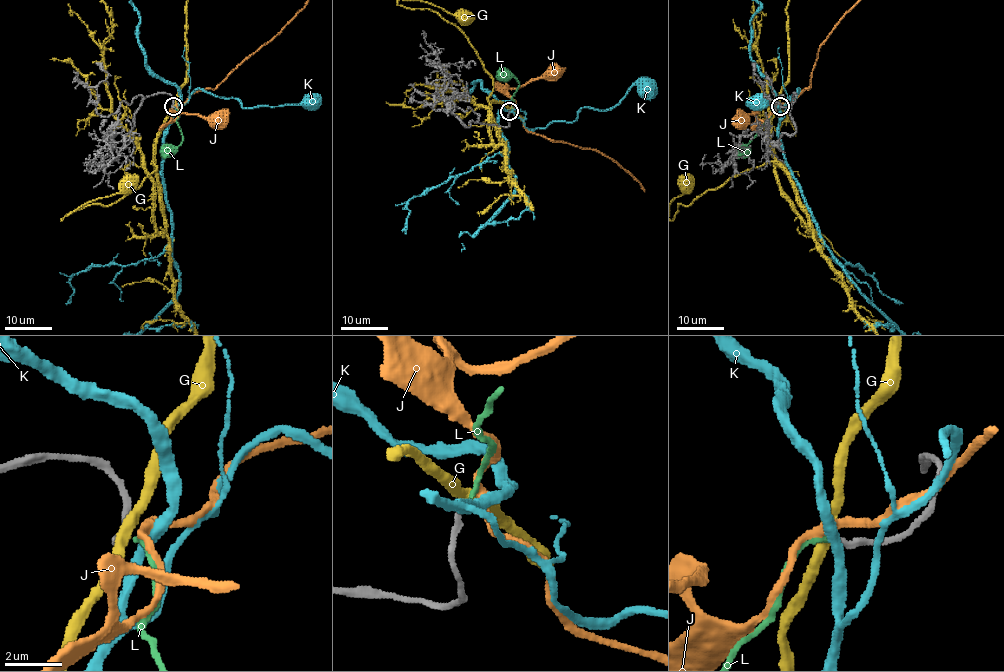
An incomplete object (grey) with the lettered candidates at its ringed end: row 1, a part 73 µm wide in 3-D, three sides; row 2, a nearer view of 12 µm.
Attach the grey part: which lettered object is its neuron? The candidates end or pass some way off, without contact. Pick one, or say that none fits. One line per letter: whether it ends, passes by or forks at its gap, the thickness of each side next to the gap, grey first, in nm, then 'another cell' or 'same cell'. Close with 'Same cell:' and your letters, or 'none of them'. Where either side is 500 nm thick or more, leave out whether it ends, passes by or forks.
G: it passes by; calibres 190 and 400 nm; another cell
J: it passes by; calibres 190 and 320 nm; another cell
K: it passes by; calibres 190 and 360 nm; another cell
L: it ends; calibres 190 and 150 nm; same cell
Same cell: L

